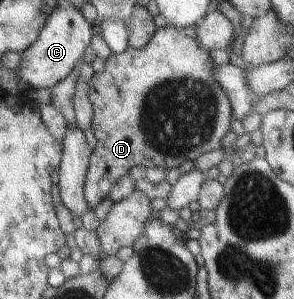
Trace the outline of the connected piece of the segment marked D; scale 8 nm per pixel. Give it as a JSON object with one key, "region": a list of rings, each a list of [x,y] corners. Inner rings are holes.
{"region":[[[167,25],[167,27],[160,27],[156,36],[152,38],[152,42],[144,48],[138,49],[134,47],[128,48],[126,52],[116,54],[107,60],[107,65],[103,72],[96,73],[90,83],[90,96],[95,108],[95,114],[93,120],[93,132],[97,137],[97,145],[94,148],[92,155],[90,174],[88,174],[88,180],[86,181],[86,198],[92,209],[98,208],[106,198],[110,198],[115,186],[130,174],[134,173],[137,167],[144,168],[165,168],[171,170],[172,168],[180,168],[182,164],[190,160],[196,160],[200,158],[206,152],[212,152],[222,148],[222,138],[232,131],[232,118],[235,115],[235,107],[232,104],[231,95],[224,90],[224,86],[220,86],[220,80],[216,78],[216,68],[219,66],[214,65],[214,58],[210,56],[210,51],[204,46],[200,46],[200,32],[196,30],[197,26],[188,28],[178,28],[178,26]]]}

